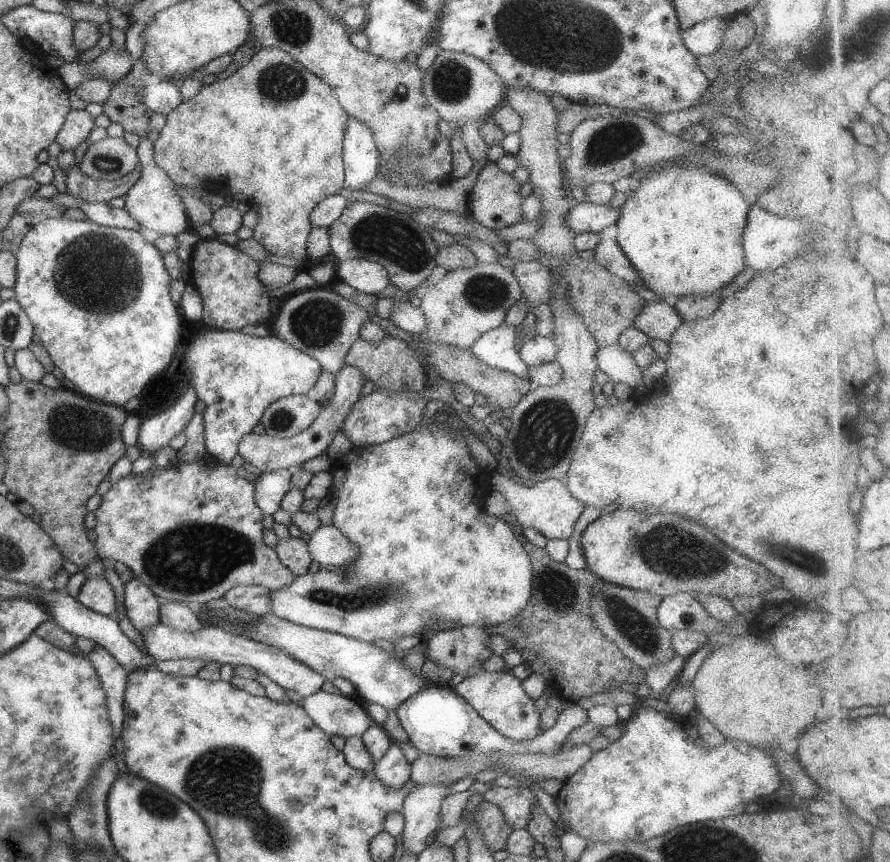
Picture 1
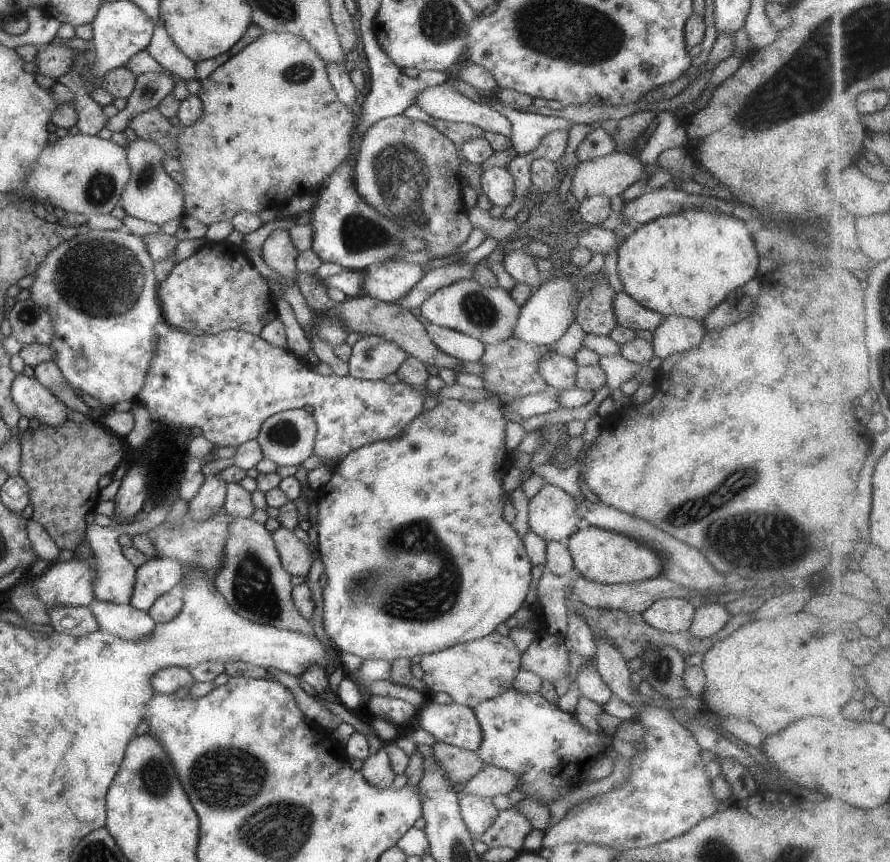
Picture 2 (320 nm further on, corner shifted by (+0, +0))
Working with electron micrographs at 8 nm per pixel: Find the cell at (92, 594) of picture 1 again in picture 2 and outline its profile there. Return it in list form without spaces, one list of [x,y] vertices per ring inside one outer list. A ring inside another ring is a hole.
[[[162,501],[161,507],[153,508],[141,521],[131,522],[129,524],[116,523],[111,519],[109,526],[106,528],[99,527],[94,523],[86,526],[86,542],[89,544],[93,562],[95,562],[95,580],[93,580],[93,600],[97,602],[111,602],[119,605],[129,605],[133,586],[135,585],[135,570],[133,564],[130,564],[121,553],[120,546],[116,538],[119,535],[133,536],[136,534],[143,534],[150,529],[160,525],[165,520],[173,502]]]

